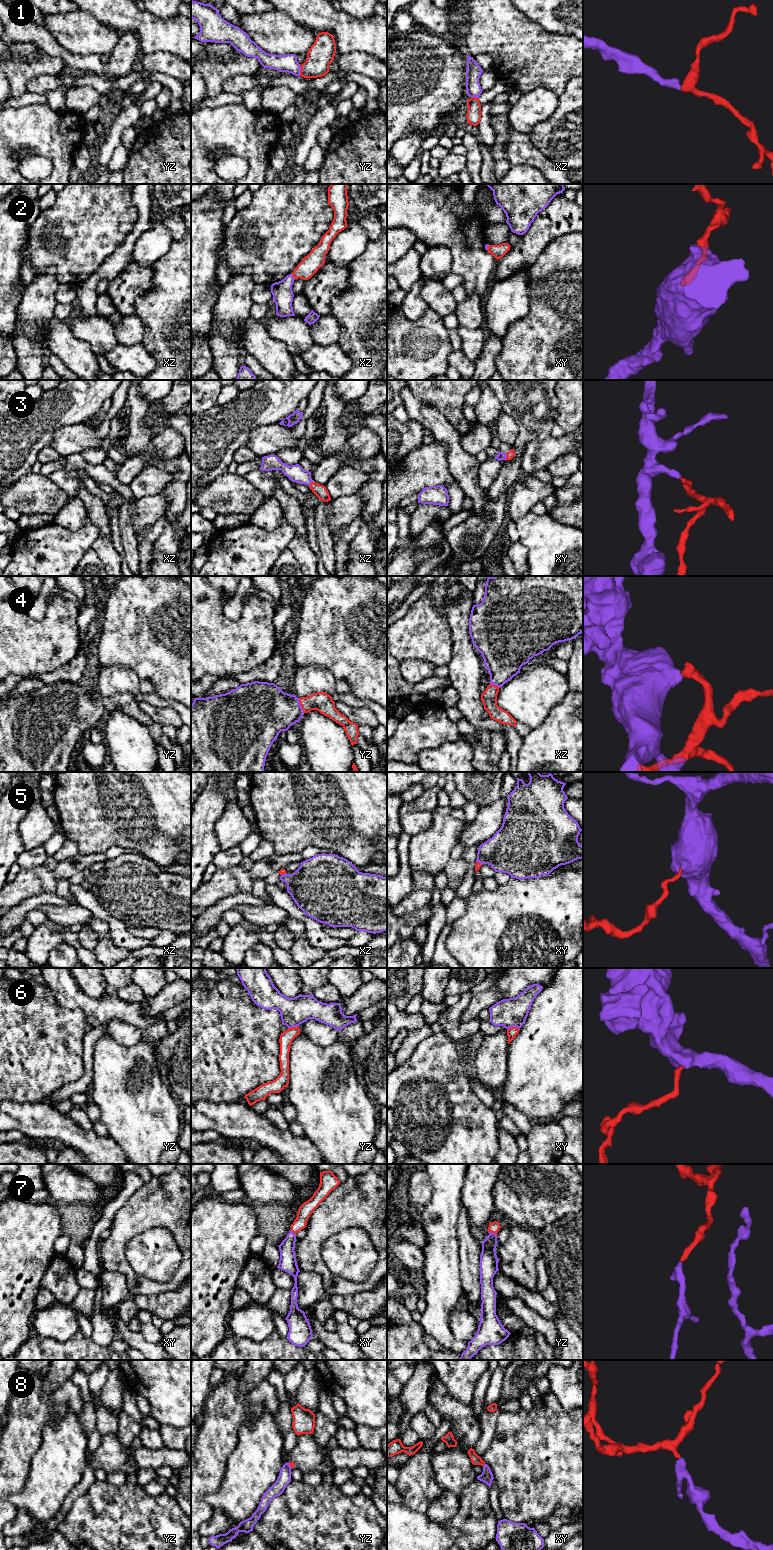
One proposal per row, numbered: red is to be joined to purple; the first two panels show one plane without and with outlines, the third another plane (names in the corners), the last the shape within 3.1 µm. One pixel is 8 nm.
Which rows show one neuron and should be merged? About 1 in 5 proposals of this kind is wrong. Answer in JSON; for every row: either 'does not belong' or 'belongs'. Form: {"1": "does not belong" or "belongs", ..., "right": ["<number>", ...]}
{"1": "belongs", "2": "belongs", "3": "belongs", "4": "belongs", "5": "belongs", "6": "does not belong", "7": "belongs", "8": "belongs", "right": ["1", "2", "3", "4", "5", "7", "8"]}

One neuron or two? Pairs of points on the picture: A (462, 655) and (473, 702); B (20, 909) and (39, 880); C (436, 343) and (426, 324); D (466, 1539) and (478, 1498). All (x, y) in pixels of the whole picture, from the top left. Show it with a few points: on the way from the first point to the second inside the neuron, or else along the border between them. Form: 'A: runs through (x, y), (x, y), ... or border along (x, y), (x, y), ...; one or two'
A: runs through (464, 667), (468, 690); one
B: border along (50, 892), (26, 898), (10, 909); two
C: runs through (431, 338), (428, 335), (428, 329); one
D: runs through (475, 1529), (475, 1508); one

